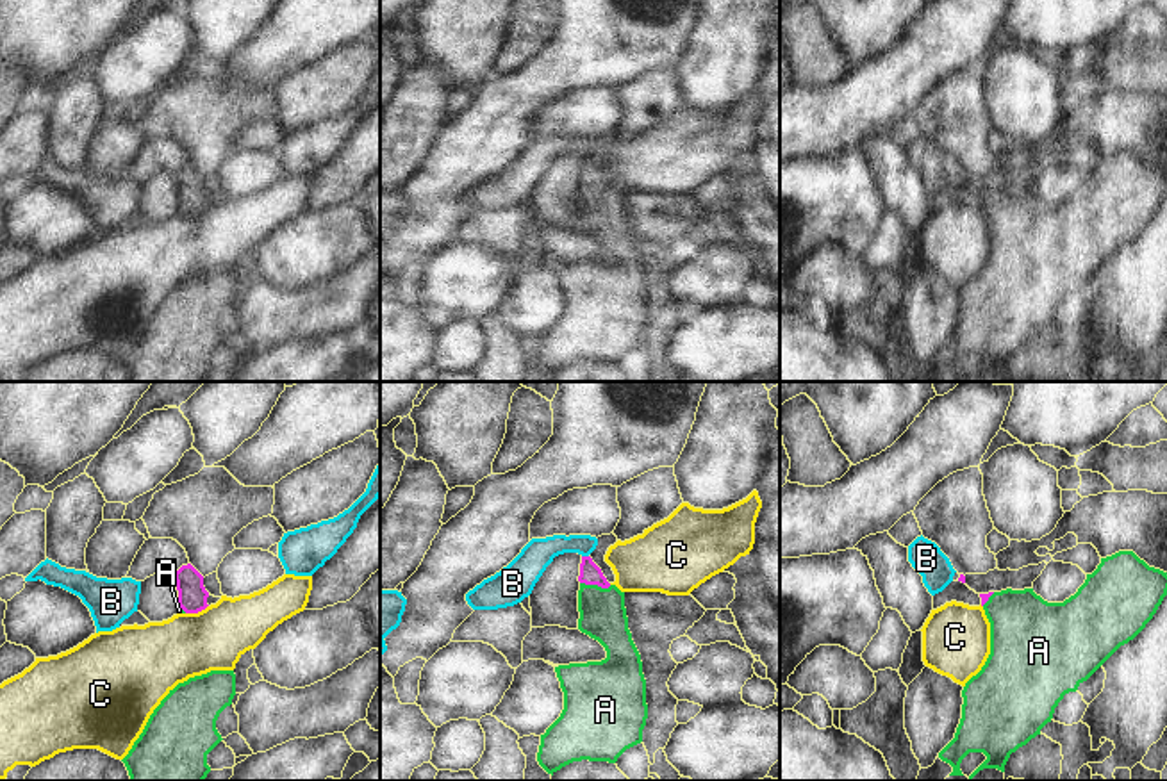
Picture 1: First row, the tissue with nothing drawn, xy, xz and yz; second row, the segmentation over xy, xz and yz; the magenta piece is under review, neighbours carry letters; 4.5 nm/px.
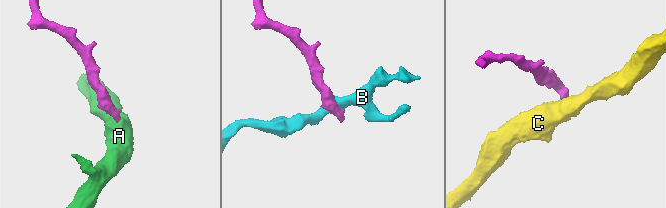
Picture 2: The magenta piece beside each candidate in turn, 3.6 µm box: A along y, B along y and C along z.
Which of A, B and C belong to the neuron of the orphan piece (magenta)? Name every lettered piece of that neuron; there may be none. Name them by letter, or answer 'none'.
A

